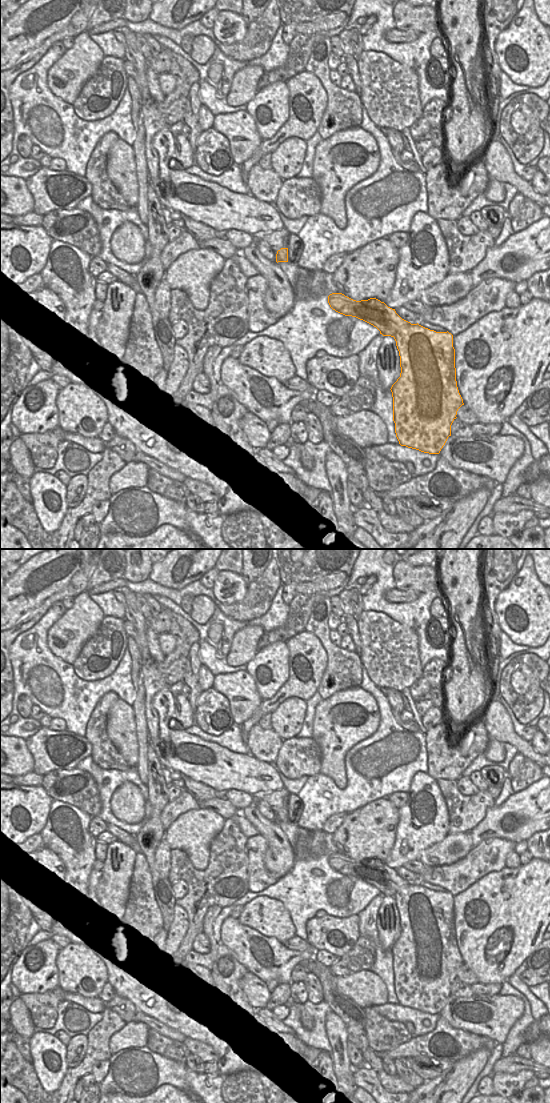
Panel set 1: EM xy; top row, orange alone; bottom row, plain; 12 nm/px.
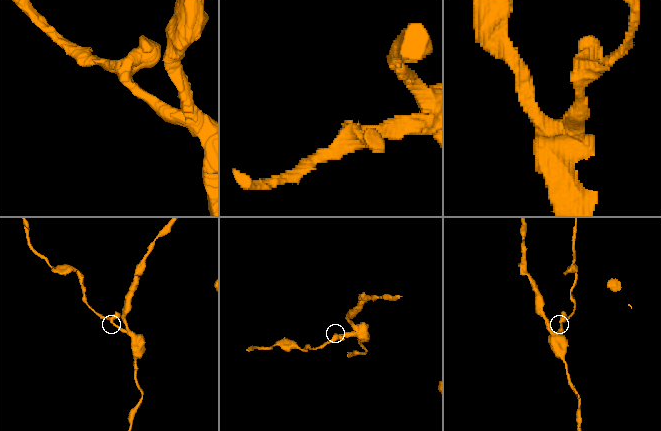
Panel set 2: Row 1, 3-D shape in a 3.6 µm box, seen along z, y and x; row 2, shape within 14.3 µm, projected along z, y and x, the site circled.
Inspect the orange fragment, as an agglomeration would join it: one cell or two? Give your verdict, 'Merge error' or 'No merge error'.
Merge error

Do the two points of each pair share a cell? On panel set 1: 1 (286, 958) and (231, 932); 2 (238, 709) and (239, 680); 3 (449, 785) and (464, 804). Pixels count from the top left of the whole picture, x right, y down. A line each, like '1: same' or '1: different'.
1: same
2: same
3: same

